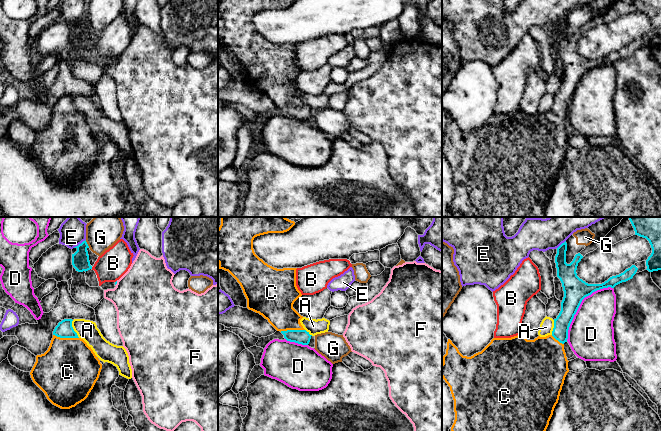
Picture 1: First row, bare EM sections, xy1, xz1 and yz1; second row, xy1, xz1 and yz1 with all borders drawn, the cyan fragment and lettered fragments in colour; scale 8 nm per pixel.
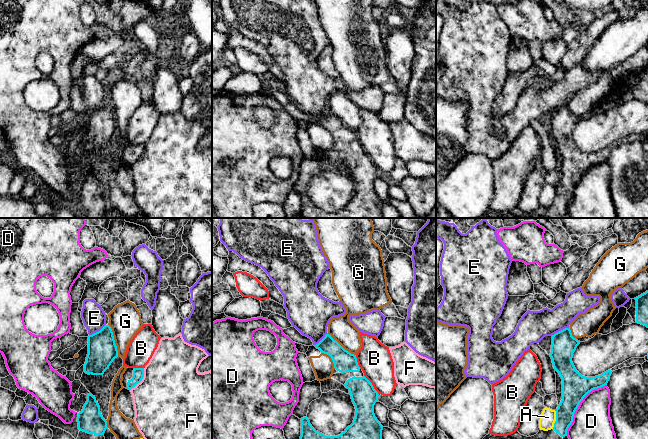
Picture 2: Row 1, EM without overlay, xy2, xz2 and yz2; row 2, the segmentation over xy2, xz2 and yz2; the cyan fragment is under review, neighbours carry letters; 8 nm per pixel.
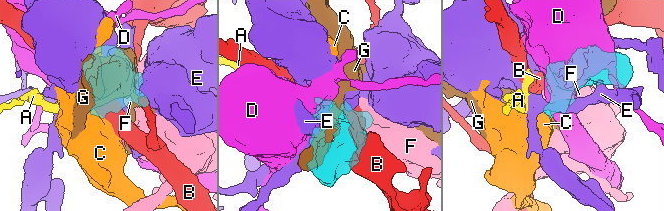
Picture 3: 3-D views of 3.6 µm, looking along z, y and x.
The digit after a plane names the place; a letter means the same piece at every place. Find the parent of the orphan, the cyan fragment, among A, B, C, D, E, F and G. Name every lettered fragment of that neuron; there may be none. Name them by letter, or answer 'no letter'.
C

